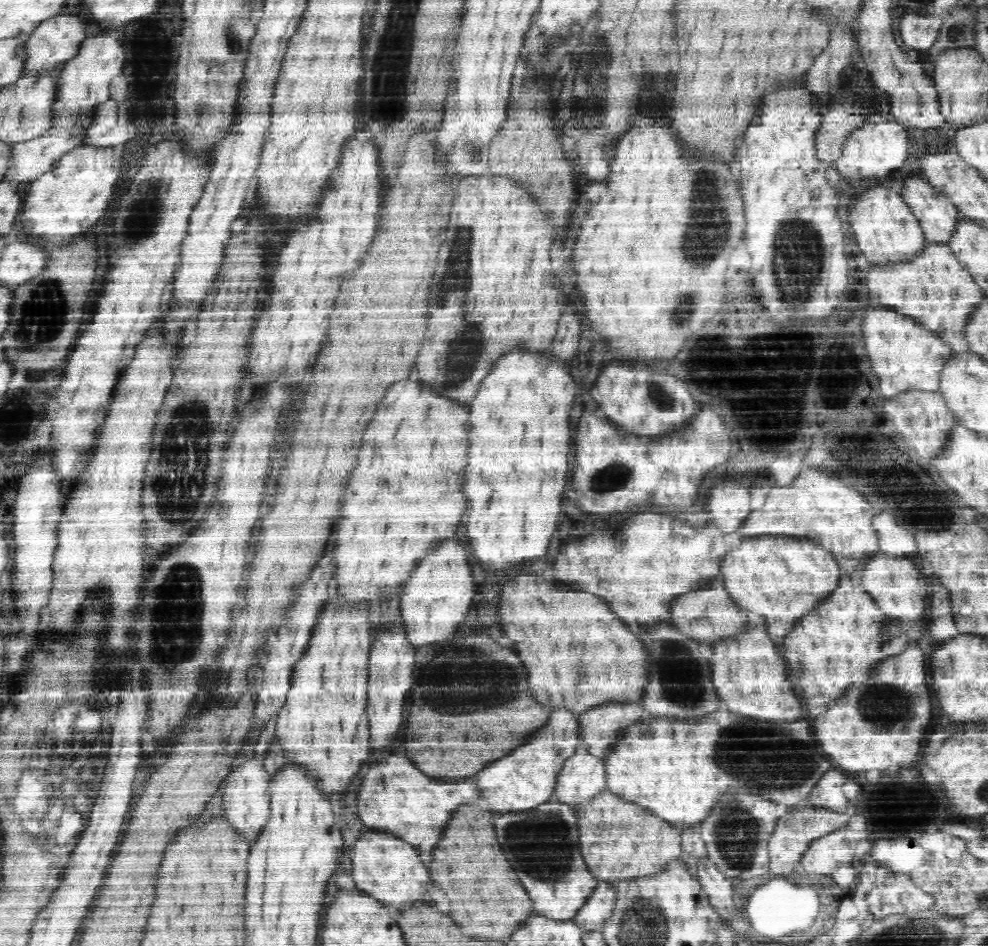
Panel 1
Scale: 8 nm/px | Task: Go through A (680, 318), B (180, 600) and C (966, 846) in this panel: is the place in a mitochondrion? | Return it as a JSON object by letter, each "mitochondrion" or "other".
{"A":"mitochondrion","B":"mitochondrion","C":"other"}

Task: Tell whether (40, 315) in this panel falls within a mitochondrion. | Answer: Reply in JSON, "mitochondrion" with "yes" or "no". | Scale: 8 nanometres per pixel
{"mitochondrion":"yes"}

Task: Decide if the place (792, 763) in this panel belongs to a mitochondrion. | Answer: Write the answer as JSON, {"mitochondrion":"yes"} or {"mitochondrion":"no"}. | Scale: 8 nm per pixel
{"mitochondrion":"yes"}

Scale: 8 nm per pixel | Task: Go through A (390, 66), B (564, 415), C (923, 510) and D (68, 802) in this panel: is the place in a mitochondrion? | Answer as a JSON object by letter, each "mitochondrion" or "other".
{"A":"mitochondrion","B":"other","C":"mitochondrion","D":"mitochondrion"}

